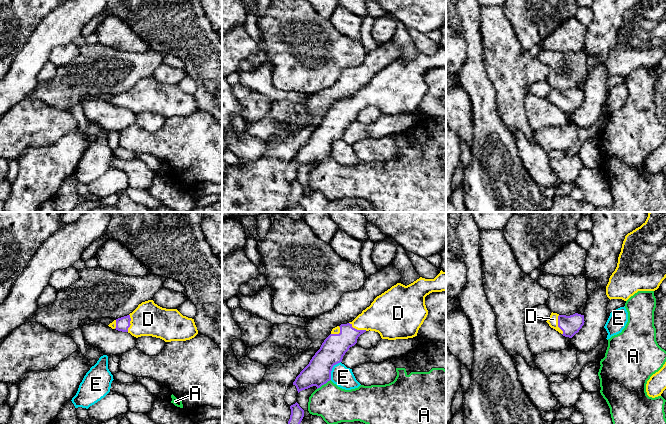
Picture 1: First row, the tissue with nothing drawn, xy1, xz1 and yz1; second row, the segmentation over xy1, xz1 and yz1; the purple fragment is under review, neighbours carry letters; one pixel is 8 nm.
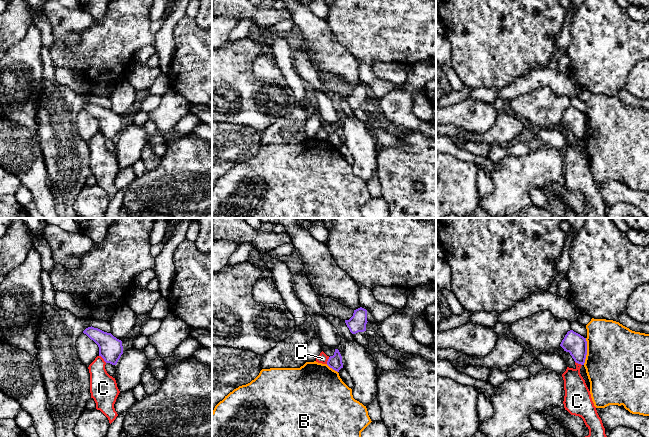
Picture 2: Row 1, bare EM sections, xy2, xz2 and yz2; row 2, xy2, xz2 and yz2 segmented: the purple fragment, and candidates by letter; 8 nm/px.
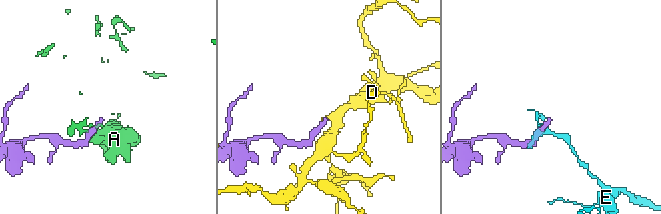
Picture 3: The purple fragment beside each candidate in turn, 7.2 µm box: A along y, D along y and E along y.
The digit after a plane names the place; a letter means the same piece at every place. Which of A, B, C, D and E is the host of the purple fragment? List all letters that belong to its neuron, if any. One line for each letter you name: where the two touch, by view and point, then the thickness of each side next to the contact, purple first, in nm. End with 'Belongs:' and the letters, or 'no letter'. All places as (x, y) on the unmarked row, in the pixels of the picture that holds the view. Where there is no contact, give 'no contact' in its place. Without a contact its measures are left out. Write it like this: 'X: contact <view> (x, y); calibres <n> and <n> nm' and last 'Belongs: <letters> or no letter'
D: contact xz1 (356, 105); calibres 200 and 280 nm
Belongs: D

